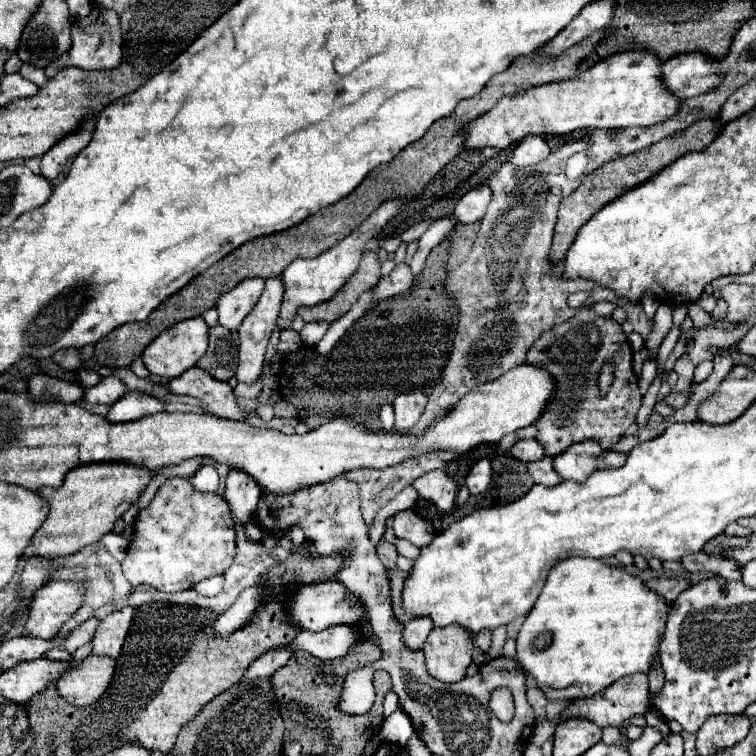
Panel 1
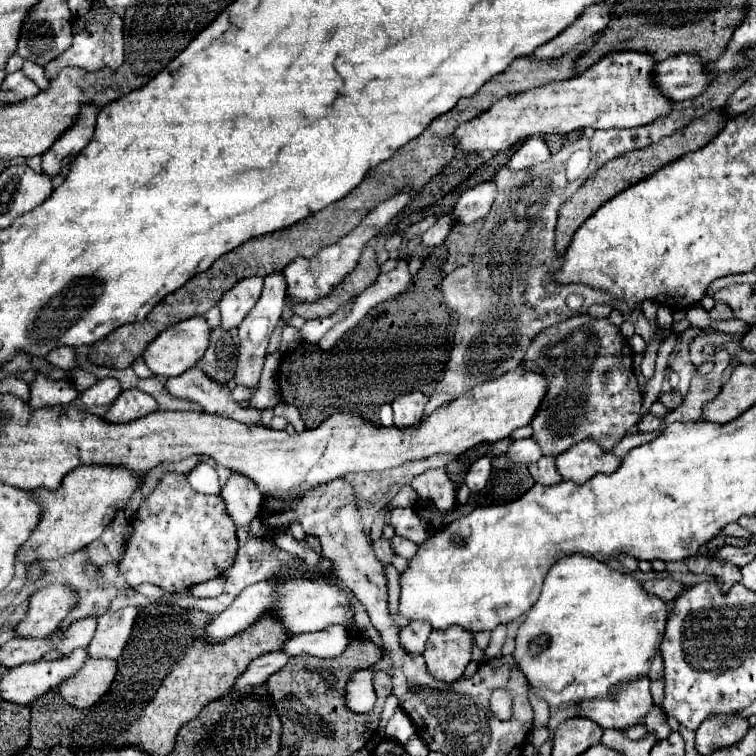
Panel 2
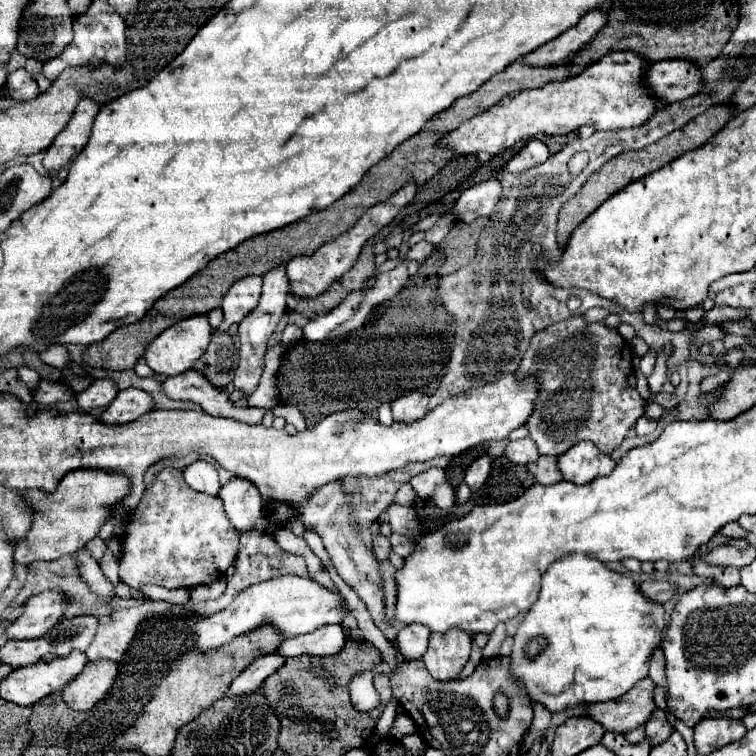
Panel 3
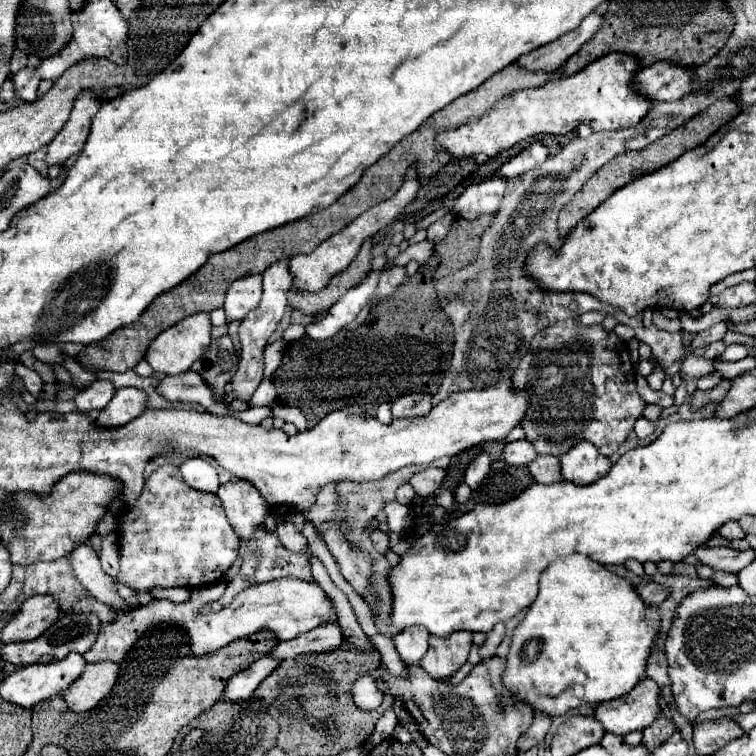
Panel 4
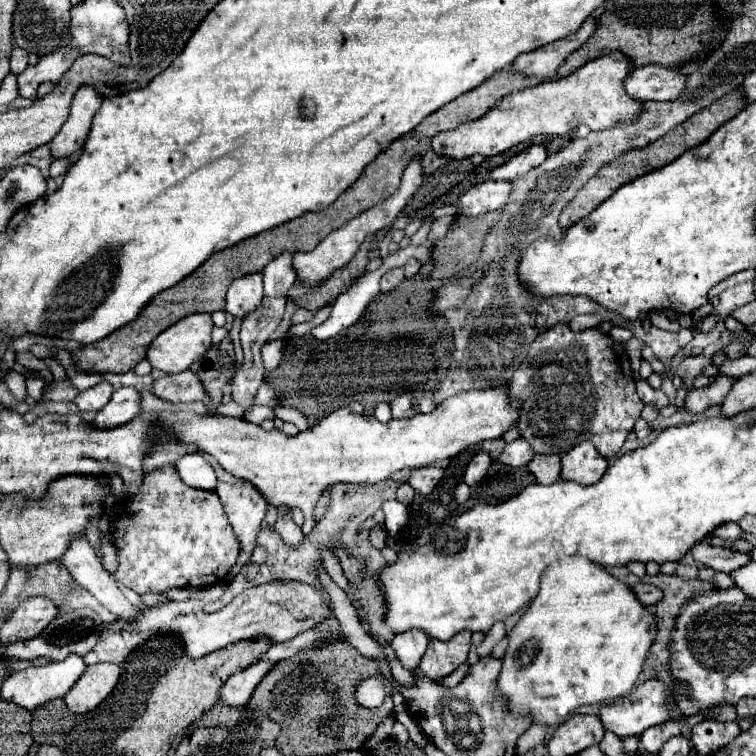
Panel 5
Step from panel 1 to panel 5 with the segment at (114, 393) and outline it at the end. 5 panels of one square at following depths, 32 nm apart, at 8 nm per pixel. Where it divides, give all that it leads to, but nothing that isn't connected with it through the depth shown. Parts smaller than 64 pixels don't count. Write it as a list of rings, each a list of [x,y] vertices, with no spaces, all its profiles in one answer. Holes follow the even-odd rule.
[[[104,380],[100,384],[96,384],[96,386],[80,392],[74,402],[76,402],[76,406],[82,412],[98,412],[98,410],[102,410],[106,406],[106,402],[110,400],[110,396],[112,396],[112,384]]]

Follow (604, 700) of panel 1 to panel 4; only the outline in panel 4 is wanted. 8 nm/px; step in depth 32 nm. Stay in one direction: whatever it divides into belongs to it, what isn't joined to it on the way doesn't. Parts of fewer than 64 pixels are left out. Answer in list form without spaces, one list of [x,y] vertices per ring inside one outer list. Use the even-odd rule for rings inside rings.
[[[652,678],[640,680],[634,690],[612,702],[604,702],[596,708],[596,718],[602,722],[606,732],[626,736],[642,732],[664,714],[660,708],[662,688]]]

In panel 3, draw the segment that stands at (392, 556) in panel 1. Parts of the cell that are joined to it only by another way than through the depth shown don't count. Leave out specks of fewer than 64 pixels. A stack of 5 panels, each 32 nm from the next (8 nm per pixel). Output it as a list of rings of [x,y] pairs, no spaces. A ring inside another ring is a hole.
[[[376,534],[374,538],[374,552],[380,560],[388,560],[388,554],[390,554],[390,542],[388,542],[388,536],[384,534]]]

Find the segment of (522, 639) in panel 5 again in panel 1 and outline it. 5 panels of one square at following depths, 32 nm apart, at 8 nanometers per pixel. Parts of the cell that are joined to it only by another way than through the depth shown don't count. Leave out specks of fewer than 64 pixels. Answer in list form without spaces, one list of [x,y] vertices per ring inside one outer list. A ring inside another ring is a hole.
[[[570,556],[566,560],[560,560],[550,570],[540,598],[528,612],[516,638],[516,660],[522,670],[528,672],[530,678],[534,678],[546,700],[574,702],[592,698],[596,694],[602,694],[608,686],[624,676],[638,672],[648,674],[652,660],[658,654],[658,644],[660,636],[664,634],[668,610],[670,606],[664,604],[662,612],[662,598],[656,596],[656,592],[648,590],[638,576],[628,574],[620,568],[612,568],[596,558]]]

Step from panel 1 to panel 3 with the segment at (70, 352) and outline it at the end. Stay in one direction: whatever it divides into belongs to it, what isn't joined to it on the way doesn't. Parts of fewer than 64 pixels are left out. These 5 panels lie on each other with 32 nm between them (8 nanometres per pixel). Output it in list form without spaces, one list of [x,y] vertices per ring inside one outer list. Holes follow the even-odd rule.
[[[54,344],[54,346],[50,346],[48,350],[38,352],[38,356],[40,356],[42,362],[46,362],[46,364],[50,364],[50,366],[56,366],[56,368],[66,368],[68,362],[70,362],[68,350],[66,350],[66,346],[62,346],[62,344]]]

